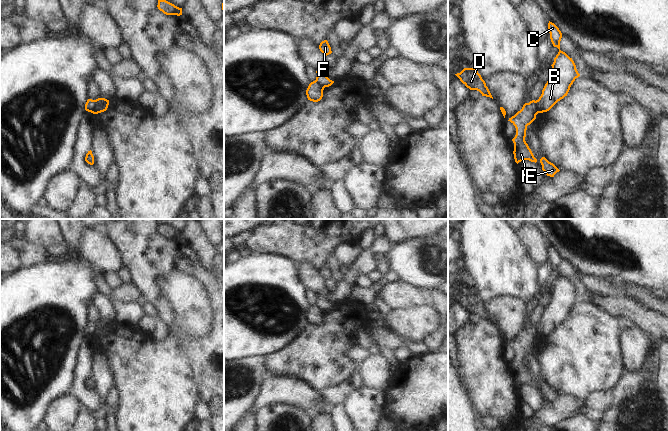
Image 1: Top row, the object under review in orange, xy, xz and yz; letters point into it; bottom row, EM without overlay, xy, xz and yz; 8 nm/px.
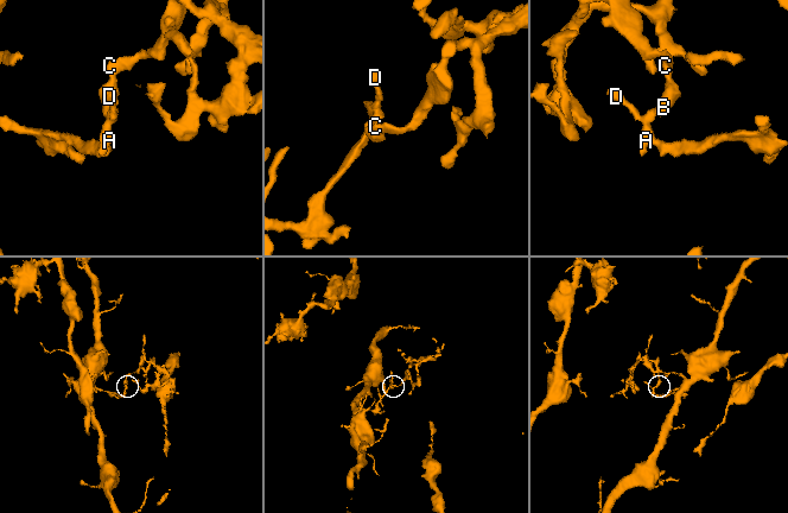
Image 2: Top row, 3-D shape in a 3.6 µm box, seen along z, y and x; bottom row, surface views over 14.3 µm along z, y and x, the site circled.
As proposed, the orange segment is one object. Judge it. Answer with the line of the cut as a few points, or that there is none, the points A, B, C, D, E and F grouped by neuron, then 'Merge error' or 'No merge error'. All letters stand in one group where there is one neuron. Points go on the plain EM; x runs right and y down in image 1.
Split along xy (95, 324), (92, 336). Groups: A D E F / B C. Merge error.

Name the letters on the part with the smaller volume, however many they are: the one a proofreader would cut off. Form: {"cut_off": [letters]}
{"cut_off": ["B", "C"]}

